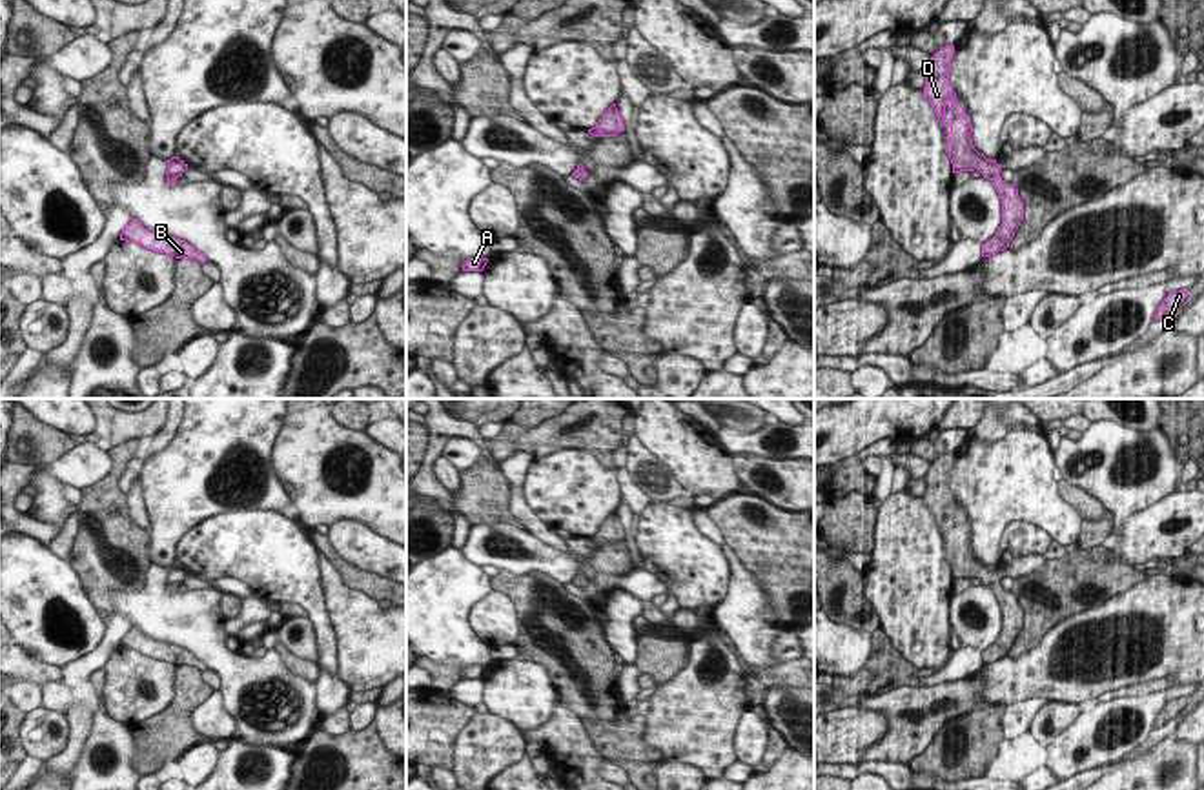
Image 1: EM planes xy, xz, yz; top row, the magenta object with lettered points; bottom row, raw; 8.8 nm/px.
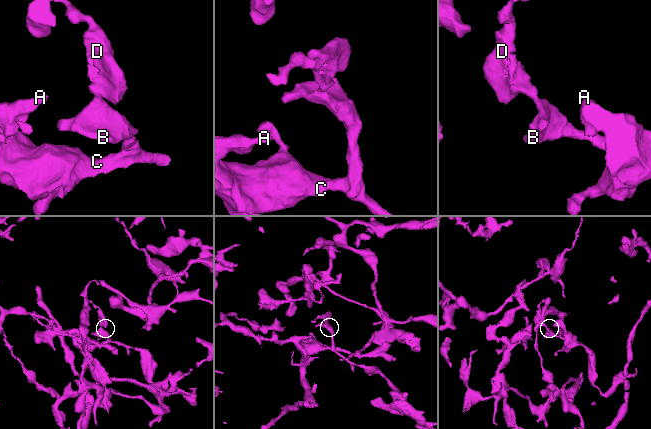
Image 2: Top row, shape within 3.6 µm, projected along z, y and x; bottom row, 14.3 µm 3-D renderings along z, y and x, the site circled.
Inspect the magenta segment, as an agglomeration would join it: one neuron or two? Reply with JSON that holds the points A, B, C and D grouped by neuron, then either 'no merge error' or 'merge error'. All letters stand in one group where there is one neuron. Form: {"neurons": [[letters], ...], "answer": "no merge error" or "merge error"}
{"neurons": [["A", "B", "C", "D"]], "answer": "no merge error"}

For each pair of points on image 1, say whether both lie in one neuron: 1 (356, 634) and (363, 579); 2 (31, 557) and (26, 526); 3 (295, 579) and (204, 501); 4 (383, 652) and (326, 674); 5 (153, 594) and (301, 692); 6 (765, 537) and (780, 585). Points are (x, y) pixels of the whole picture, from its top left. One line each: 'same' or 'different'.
1: different
2: different
3: different
4: different
5: same
6: same

